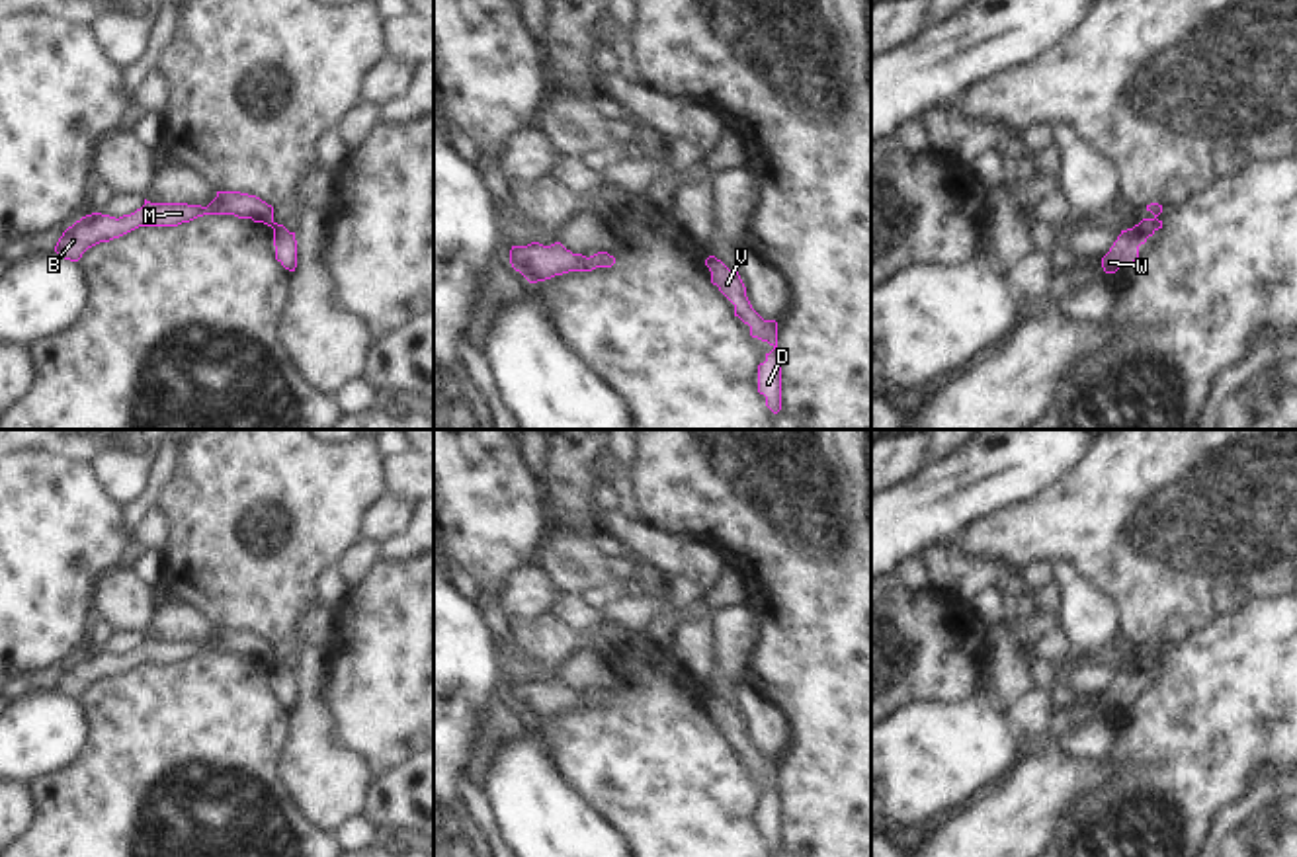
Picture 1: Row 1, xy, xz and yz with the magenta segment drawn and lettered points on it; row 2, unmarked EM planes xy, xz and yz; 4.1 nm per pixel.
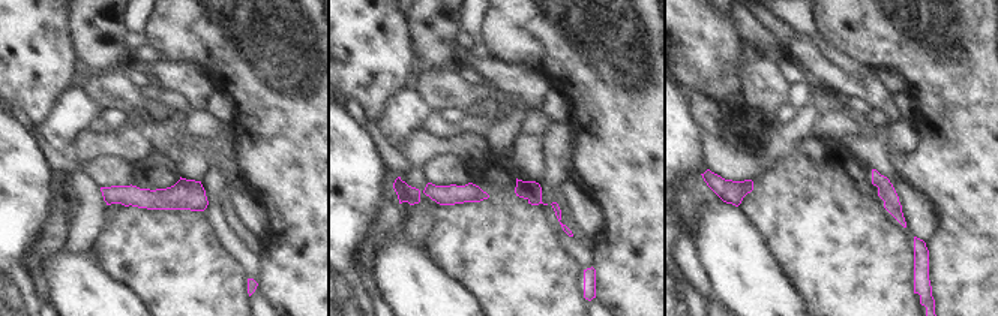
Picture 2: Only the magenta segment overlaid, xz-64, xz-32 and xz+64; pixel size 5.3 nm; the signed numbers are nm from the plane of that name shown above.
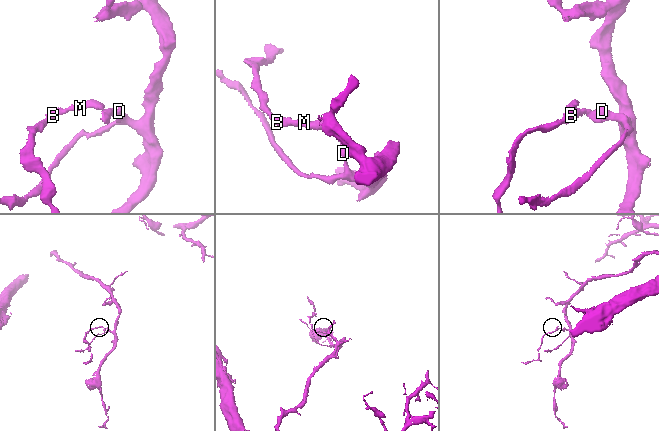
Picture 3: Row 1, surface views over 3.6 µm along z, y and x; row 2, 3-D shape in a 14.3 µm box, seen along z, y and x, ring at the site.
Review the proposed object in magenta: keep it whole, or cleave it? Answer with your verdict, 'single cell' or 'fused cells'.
fused cells

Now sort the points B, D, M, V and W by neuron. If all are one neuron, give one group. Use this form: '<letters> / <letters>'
B M / D V W

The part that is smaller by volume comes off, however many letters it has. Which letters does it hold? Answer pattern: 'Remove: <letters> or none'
Remove: B, M

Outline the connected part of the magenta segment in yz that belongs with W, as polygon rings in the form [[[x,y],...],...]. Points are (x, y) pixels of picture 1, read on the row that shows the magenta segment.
[[[1145,219],[1133,228],[1121,230],[1109,252],[1102,258],[1104,271],[1115,273],[1119,267],[1131,267],[1139,260],[1139,246],[1158,228],[1162,228],[1162,221]]]

